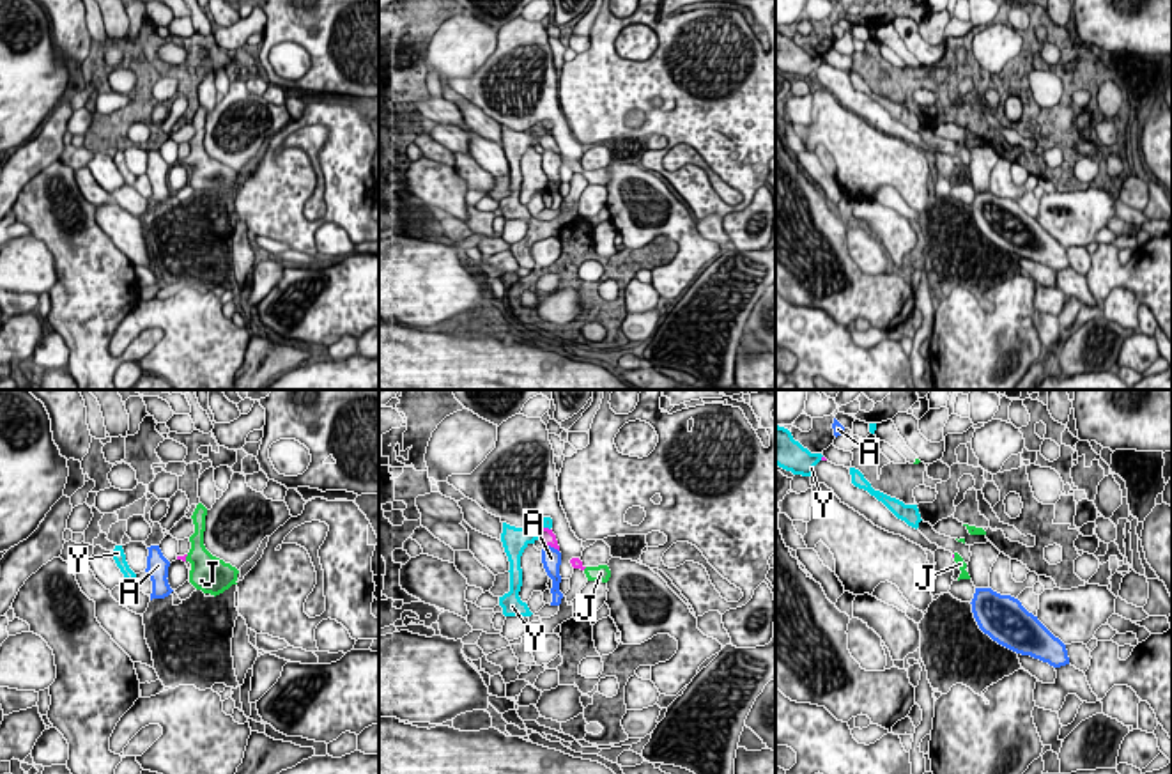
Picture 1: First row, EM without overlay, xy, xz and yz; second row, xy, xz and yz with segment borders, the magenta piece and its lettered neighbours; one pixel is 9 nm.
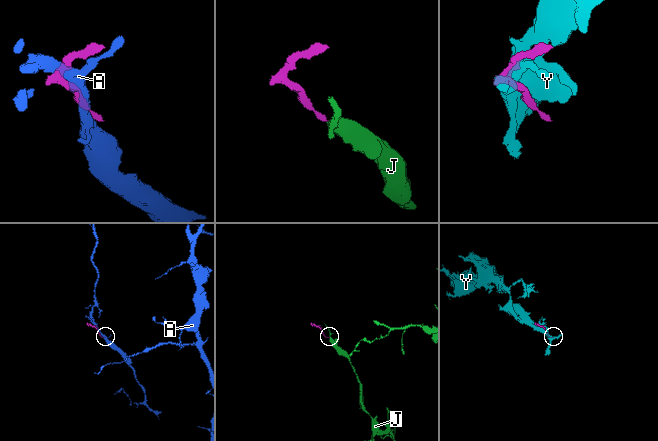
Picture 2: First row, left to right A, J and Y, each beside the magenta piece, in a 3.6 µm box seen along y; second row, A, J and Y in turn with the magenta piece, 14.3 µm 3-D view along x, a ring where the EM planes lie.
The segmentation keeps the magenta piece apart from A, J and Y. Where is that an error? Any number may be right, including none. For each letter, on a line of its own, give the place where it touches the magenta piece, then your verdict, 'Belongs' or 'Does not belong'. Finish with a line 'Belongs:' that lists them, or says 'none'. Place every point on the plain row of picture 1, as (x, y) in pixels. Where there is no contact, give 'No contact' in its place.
A: Touches magenta at xz (551, 149). Does not belong
J: Touches magenta at xy (185, 162). Belongs
Y: Touches magenta at xz (539, 139). Does not belong
Belongs: J

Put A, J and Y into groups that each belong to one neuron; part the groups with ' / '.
A / J / Y

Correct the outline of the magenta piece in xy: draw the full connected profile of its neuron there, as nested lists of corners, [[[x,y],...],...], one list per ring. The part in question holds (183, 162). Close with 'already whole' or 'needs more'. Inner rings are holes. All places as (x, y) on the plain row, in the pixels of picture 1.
[[[198,106],[191,122],[195,128],[195,136],[189,140],[191,152],[184,159],[177,159],[177,163],[189,165],[189,186],[202,193],[204,197],[220,198],[228,193],[232,188],[237,188],[239,174],[230,166],[212,159],[204,149],[204,135],[205,135],[205,119],[207,112]]] | needs more

